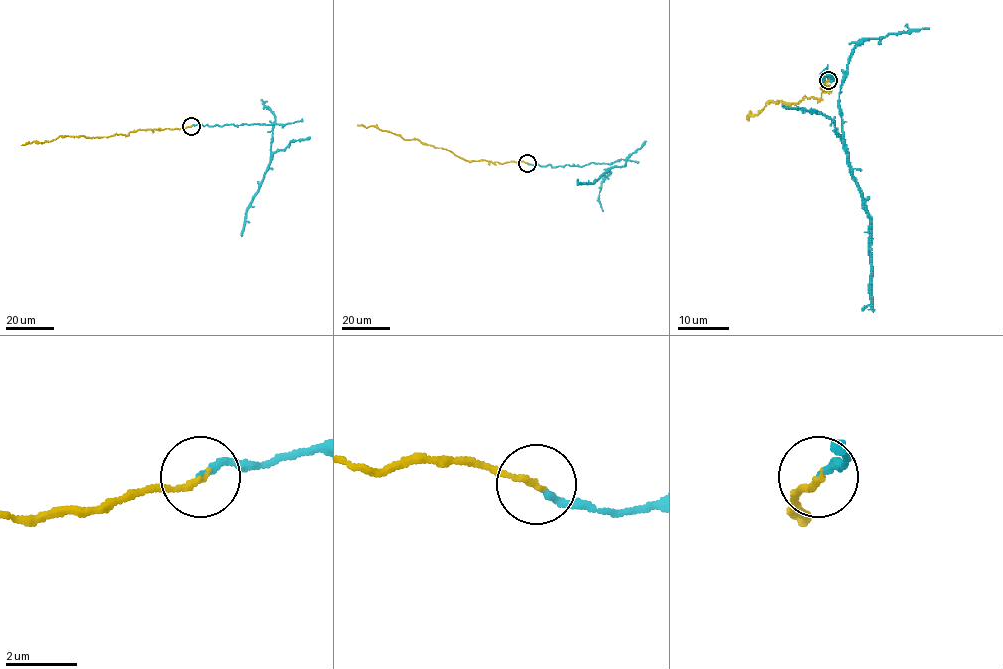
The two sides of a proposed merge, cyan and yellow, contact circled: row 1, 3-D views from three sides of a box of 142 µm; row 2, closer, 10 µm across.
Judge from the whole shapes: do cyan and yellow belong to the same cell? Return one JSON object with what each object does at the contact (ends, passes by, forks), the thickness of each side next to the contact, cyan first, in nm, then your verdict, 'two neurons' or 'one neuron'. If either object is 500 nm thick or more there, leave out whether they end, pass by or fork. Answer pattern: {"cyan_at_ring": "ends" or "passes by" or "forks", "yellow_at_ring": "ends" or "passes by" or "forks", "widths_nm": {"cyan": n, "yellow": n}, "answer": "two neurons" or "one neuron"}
{"cyan_at_ring": "ends", "yellow_at_ring": "ends", "widths_nm": {"cyan": 180, "yellow": 160}, "answer": "one neuron"}

